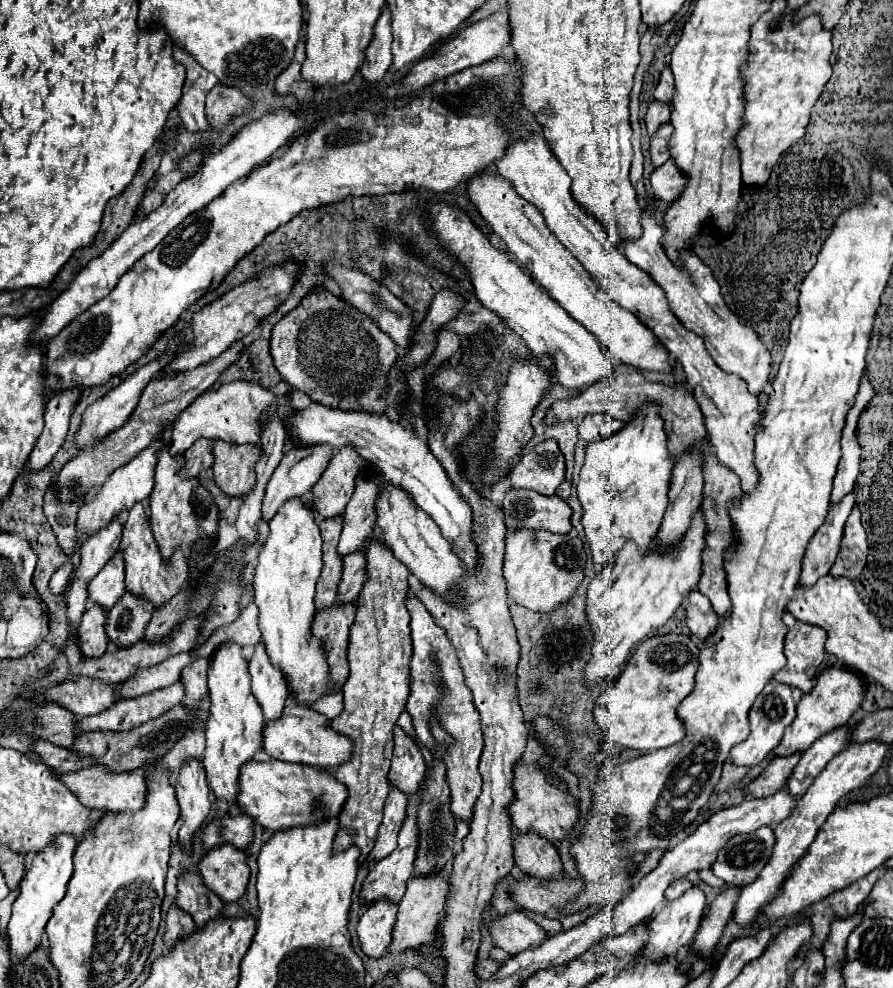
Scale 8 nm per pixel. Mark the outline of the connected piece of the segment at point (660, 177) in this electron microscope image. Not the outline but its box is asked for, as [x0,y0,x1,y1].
[650,162,686,202]

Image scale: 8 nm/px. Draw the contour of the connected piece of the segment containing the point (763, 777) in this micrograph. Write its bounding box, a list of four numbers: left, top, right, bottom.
[744,754,800,798]

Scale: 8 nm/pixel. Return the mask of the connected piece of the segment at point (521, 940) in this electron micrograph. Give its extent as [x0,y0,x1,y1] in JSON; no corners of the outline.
[488,912,546,956]

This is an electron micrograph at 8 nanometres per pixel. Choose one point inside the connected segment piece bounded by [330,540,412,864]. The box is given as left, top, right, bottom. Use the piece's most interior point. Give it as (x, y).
(378, 685)

